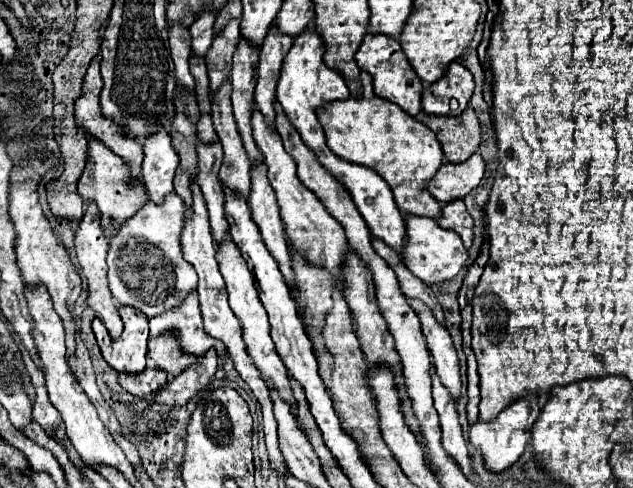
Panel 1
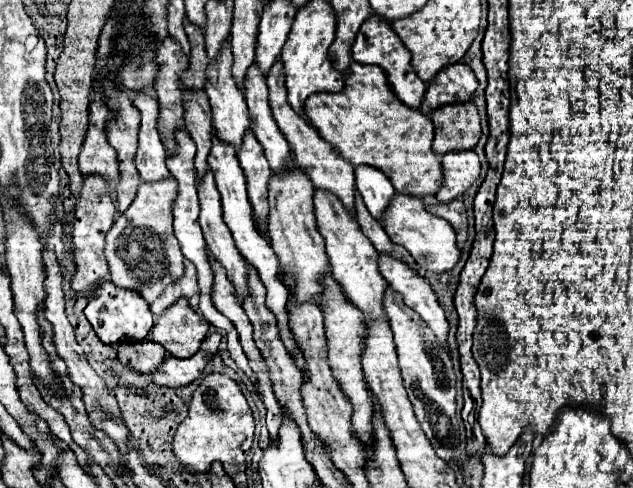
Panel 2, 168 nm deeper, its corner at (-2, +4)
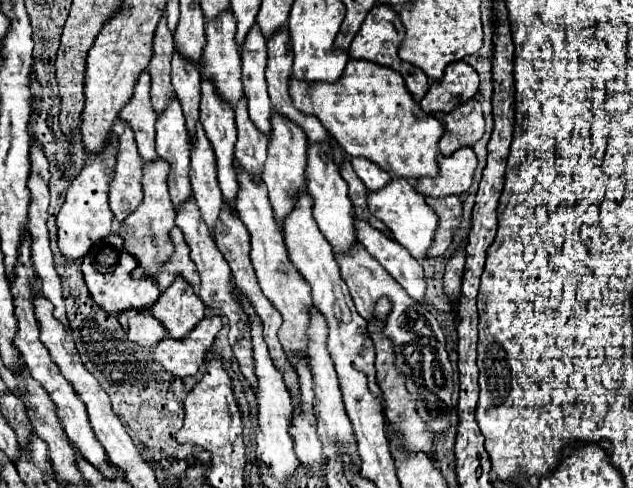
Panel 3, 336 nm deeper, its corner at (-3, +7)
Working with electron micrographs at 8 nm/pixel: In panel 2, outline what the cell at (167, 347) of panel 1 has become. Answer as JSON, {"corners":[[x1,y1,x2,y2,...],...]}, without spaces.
{"corners":[[186,298,176,302,178,304,172,304,172,308,166,308,160,316,156,316,148,336,150,340,162,344,170,356,194,356,206,338,210,324,190,308]]}

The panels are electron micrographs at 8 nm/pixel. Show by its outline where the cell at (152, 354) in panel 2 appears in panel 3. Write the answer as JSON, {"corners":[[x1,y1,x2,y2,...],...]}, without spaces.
{"corners":[[121,313,117,319,129,341,141,347,151,349,165,337,165,329,161,329,161,323,151,313]]}

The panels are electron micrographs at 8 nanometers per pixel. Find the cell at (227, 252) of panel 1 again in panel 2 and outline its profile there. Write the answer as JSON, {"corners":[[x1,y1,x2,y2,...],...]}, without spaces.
{"corners":[[208,168,208,172,206,172,206,176,204,176,204,180,200,180,198,182,198,198,200,198,200,226,202,226,202,232,204,232,204,240,206,240,206,246,208,246,208,250,216,256,216,260,226,268,226,272,228,272,228,280,232,280,232,284,234,284,234,288,236,288,236,294,238,294,238,298,240,300,244,300,244,296,246,296,246,292,248,292,248,276,246,276,246,260,240,256,240,252,238,252,238,248,236,248,236,244,234,244,234,240,232,240,232,234,230,234,230,228,224,224,224,220,222,220,222,204,220,204,220,192,218,192,218,188,216,188,216,184,214,184,214,174,210,172,210,168]]}

